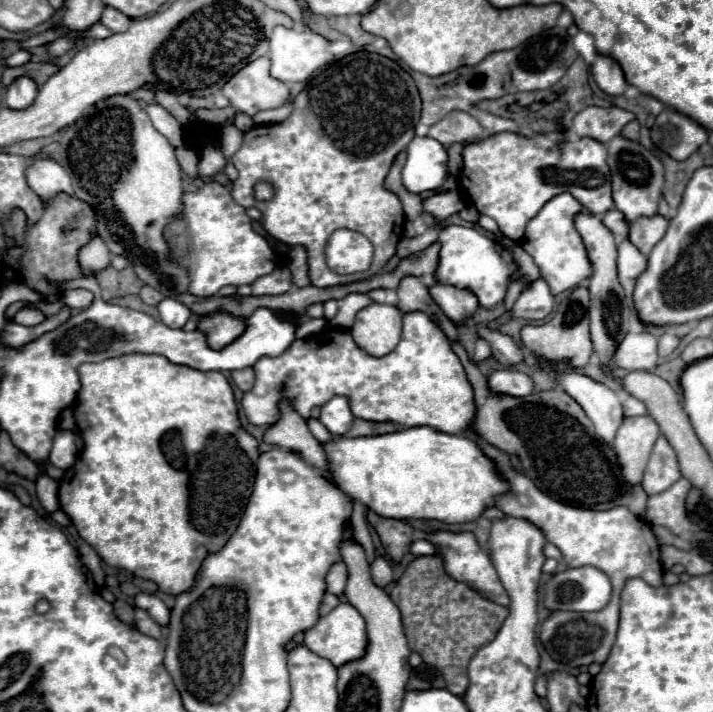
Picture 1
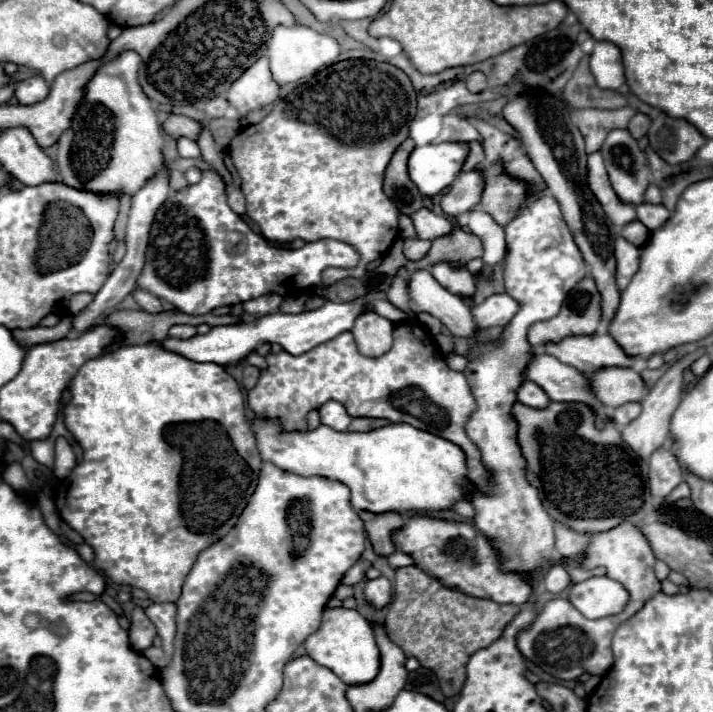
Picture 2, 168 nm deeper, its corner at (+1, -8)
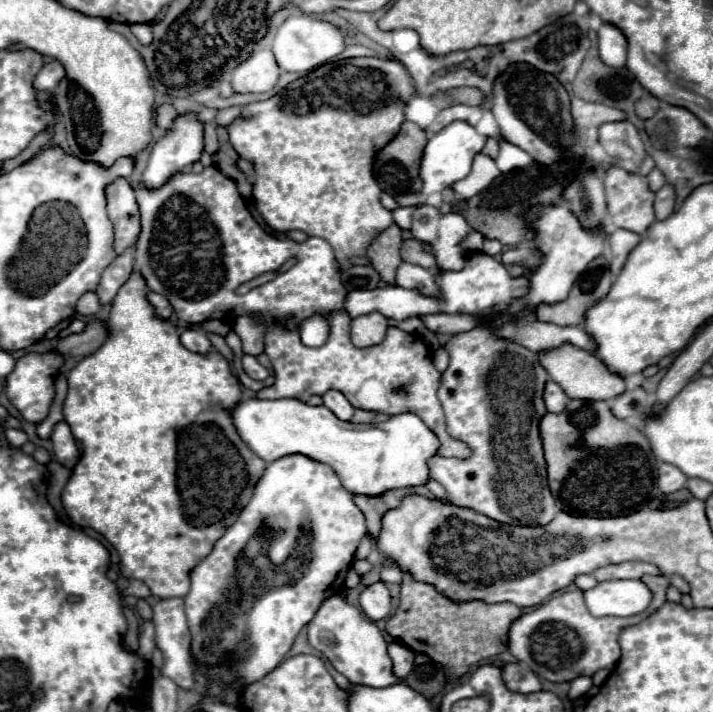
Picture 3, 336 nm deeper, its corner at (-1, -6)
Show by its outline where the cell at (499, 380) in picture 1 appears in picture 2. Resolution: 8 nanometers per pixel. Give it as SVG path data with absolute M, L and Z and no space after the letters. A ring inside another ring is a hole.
M523 381L523 385L519 385L517 401L523 403L523 405L541 409L541 407L545 407L545 405L549 403L549 397L547 397L547 393L545 393L541 387L537 387L535 383L531 383L531 381Z

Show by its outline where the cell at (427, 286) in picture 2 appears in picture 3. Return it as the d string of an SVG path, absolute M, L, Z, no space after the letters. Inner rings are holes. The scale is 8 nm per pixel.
M401 263L395 271L397 285L405 289L421 289L425 295L437 295L439 289L435 285L435 273L431 269L423 269L411 263Z

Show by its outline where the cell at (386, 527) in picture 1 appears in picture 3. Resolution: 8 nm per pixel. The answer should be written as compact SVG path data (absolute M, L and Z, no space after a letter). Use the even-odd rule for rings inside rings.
M407 487L407 489L397 489L397 491L385 491L385 495L375 495L375 497L353 495L355 505L363 511L363 515L367 519L367 531L373 537L377 537L377 533L381 531L383 513L397 507L407 493L419 493L419 495L425 495L425 497L433 497L431 491L425 489L425 487Z

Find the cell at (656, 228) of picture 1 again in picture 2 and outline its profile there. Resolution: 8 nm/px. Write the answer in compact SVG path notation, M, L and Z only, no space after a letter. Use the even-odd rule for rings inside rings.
M641 203L637 207L637 221L641 221L651 233L659 227L665 225L665 221L669 219L669 211L663 205L651 205L651 203Z

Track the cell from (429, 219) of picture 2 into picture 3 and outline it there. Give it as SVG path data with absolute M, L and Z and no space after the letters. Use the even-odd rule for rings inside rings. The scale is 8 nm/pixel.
M399 207L395 211L391 211L395 223L401 227L401 229L409 229L411 227L411 213L413 213L415 207Z

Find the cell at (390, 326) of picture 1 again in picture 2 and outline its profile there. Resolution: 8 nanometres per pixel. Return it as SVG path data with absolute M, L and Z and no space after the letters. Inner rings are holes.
M361 313L355 319L351 333L359 353L365 357L381 357L393 345L393 329L395 325L385 317L377 313Z

